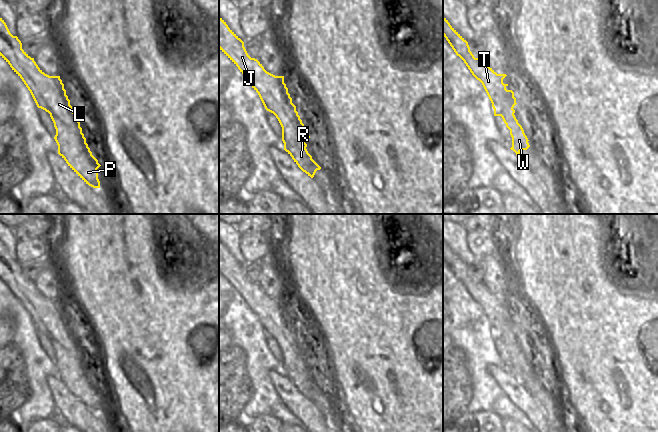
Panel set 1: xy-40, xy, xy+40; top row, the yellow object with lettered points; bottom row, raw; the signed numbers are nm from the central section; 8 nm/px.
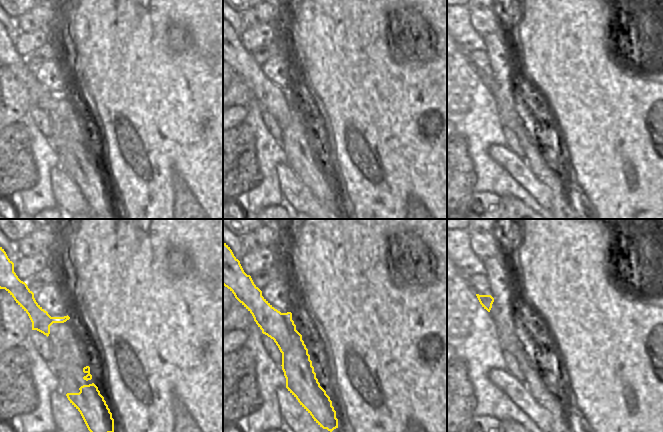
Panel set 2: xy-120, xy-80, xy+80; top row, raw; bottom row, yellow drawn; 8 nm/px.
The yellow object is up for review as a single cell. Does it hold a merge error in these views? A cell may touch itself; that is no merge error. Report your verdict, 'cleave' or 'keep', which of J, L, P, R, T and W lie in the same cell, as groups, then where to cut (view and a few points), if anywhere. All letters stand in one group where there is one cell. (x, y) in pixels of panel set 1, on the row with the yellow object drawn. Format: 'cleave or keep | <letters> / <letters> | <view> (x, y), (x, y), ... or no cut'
keep | J L P R T W | no cut

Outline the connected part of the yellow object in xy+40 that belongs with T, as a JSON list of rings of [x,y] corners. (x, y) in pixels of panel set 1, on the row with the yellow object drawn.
[[[443,16],[443,36],[446,38],[454,52],[459,56],[472,75],[479,80],[494,109],[494,116],[501,116],[506,127],[510,130],[512,147],[518,157],[521,150],[527,150],[530,145],[522,126],[518,123],[513,109],[516,103],[514,92],[507,90],[508,84],[503,83],[506,74],[497,74],[482,58],[475,58],[468,42],[450,25]]]

